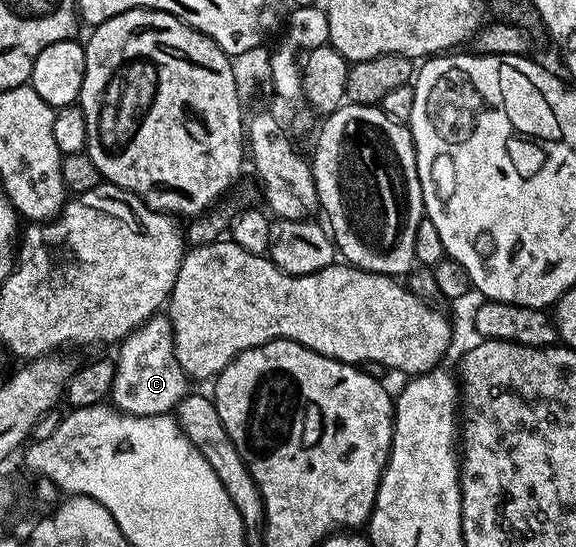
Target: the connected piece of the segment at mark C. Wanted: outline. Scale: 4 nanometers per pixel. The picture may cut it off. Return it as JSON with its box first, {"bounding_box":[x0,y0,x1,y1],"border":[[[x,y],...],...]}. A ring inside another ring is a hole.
{"bounding_box":[109,315,188,416],"border":[[[166,315],[150,316],[118,345],[119,357],[114,357],[115,377],[109,400],[121,413],[129,416],[161,416],[170,413],[188,395],[188,377],[175,361],[175,343],[171,338],[171,322]]]}

